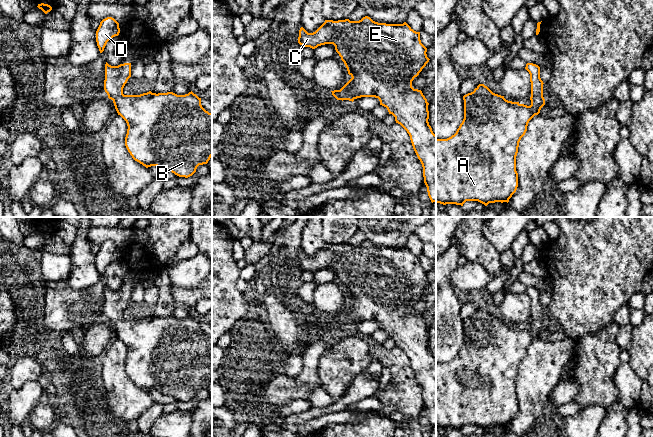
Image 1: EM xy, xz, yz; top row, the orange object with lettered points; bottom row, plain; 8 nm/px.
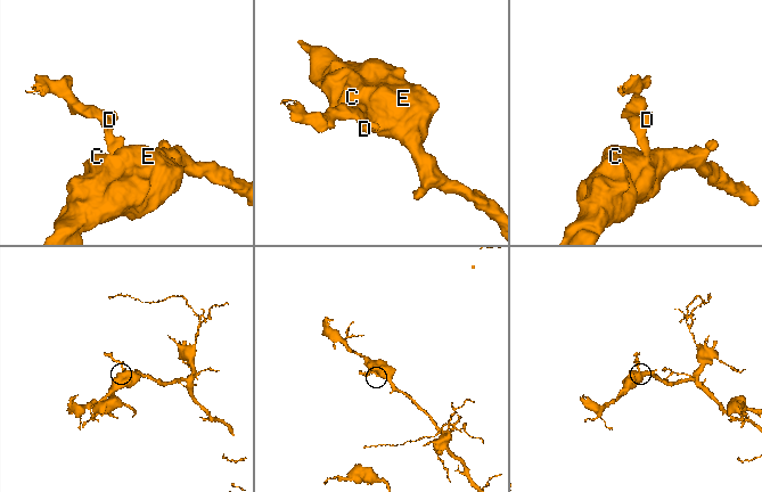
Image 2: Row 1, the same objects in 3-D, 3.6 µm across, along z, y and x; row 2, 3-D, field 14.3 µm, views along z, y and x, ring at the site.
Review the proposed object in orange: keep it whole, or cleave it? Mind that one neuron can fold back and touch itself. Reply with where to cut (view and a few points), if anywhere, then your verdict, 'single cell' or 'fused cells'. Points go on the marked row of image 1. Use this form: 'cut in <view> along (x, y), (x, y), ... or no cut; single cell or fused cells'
no cut; single cell

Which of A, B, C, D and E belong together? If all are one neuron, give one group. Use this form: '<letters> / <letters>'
A B C D E

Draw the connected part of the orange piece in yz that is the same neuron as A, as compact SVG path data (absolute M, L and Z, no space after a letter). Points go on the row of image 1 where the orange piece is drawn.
M527 63L525 69L530 74L530 106L508 101L484 84L463 96L464 119L456 133L447 139L436 139L436 203L463 206L466 201L478 201L487 206L495 202L508 203L516 192L519 142L529 121L545 105L540 67Z

